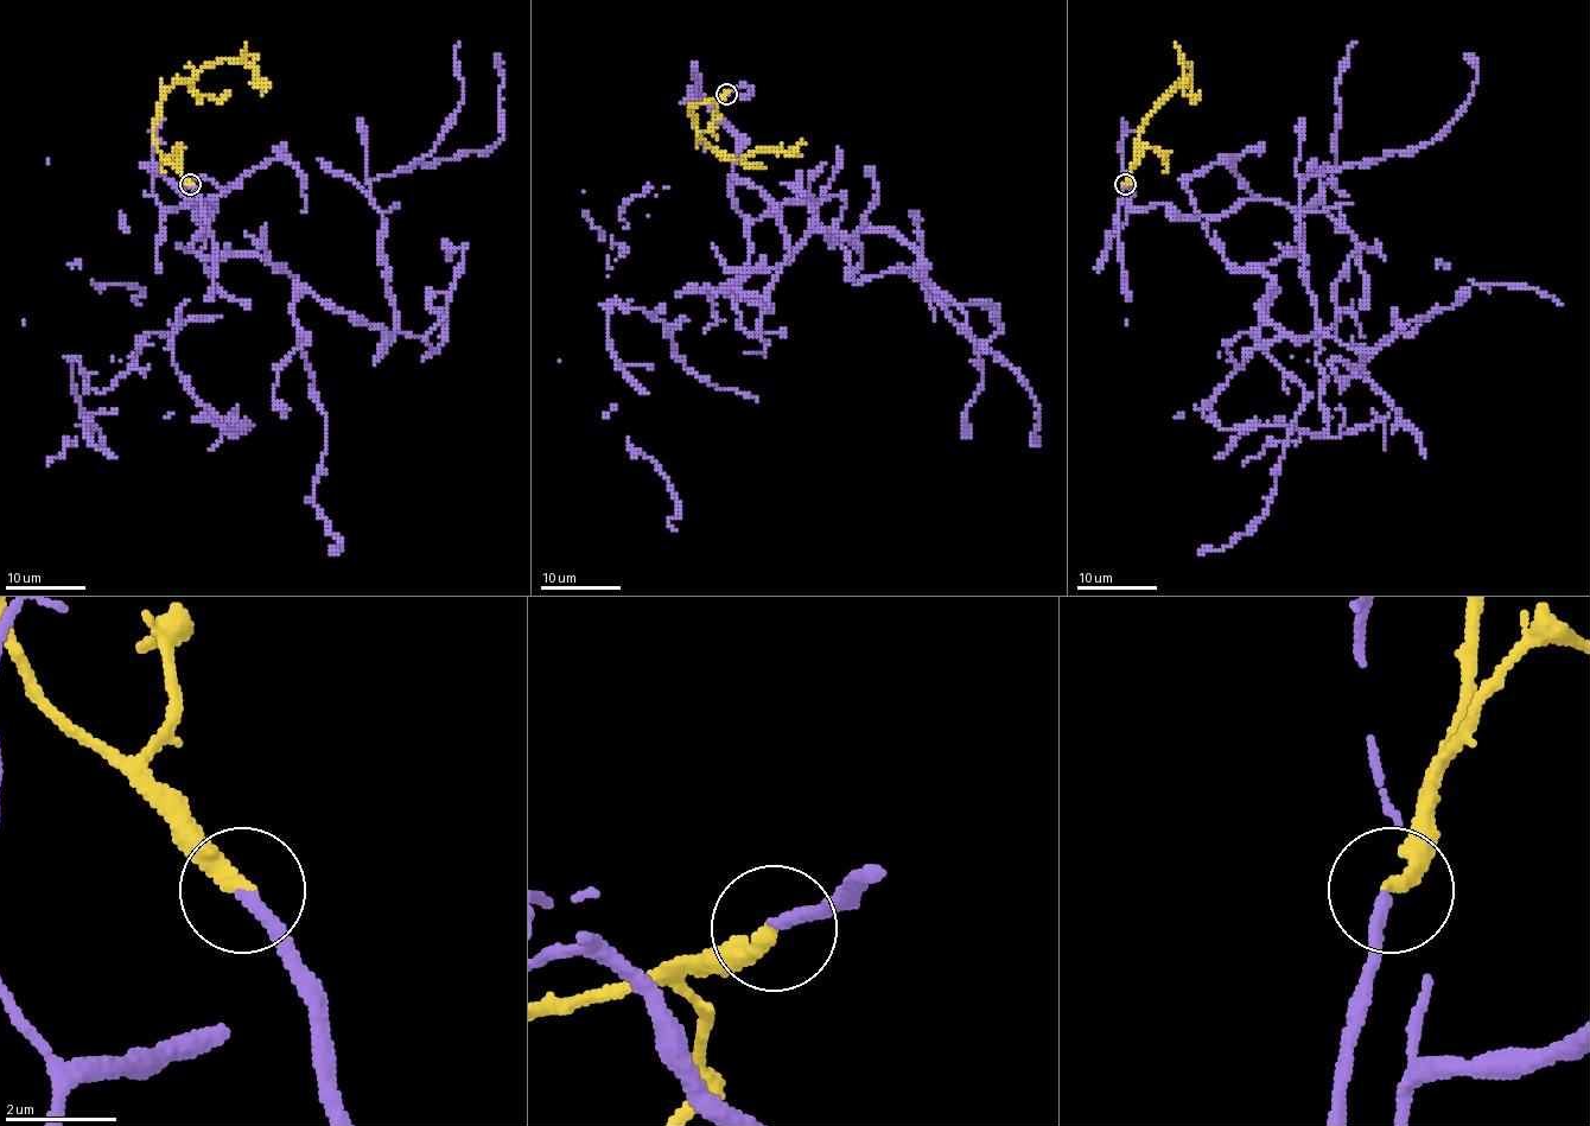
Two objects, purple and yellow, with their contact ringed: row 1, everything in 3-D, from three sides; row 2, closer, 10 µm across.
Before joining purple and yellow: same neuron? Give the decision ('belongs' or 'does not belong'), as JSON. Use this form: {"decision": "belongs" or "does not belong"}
{"decision": "belongs"}

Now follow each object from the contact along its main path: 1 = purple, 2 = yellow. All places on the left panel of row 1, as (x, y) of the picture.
1: (192, 184), (207, 258), (259, 255), (387, 337), (371, 183), (502, 137), (496, 56)
2: (190, 184), (161, 157), (153, 138), (161, 96), (222, 59), (250, 63), (267, 90)

